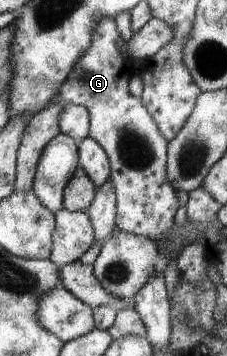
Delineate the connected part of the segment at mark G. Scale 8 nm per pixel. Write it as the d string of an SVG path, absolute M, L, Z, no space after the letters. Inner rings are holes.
M105 17L105 19L101 19L99 23L97 23L97 27L95 29L95 35L93 35L93 43L91 47L89 47L89 51L81 57L79 63L73 67L73 72L70 74L70 77L63 85L61 85L61 89L57 91L56 97L53 97L53 101L49 103L49 105L45 105L49 107L50 105L55 104L75 104L83 107L87 107L87 111L89 111L90 117L90 132L89 137L93 137L95 141L100 142L101 147L105 148L105 151L109 155L109 159L112 162L112 175L110 176L111 183L113 183L113 187L116 189L117 201L118 201L118 212L117 212L117 223L116 225L123 231L128 231L129 233L135 233L135 235L139 235L139 237L147 237L150 242L156 242L157 246L167 245L165 249L169 249L170 245L173 245L175 241L171 241L173 239L173 229L175 229L175 215L177 215L177 211L179 211L180 207L180 197L178 196L177 190L173 185L171 185L171 181L169 181L168 176L168 138L161 133L157 122L153 119L151 113L149 113L148 107L142 101L142 98L137 97L132 93L131 80L133 76L137 75L138 64L133 62L130 58L125 57L123 54L123 44L125 43L124 38L121 37L120 30L117 27L116 19L109 19L109 17Z

